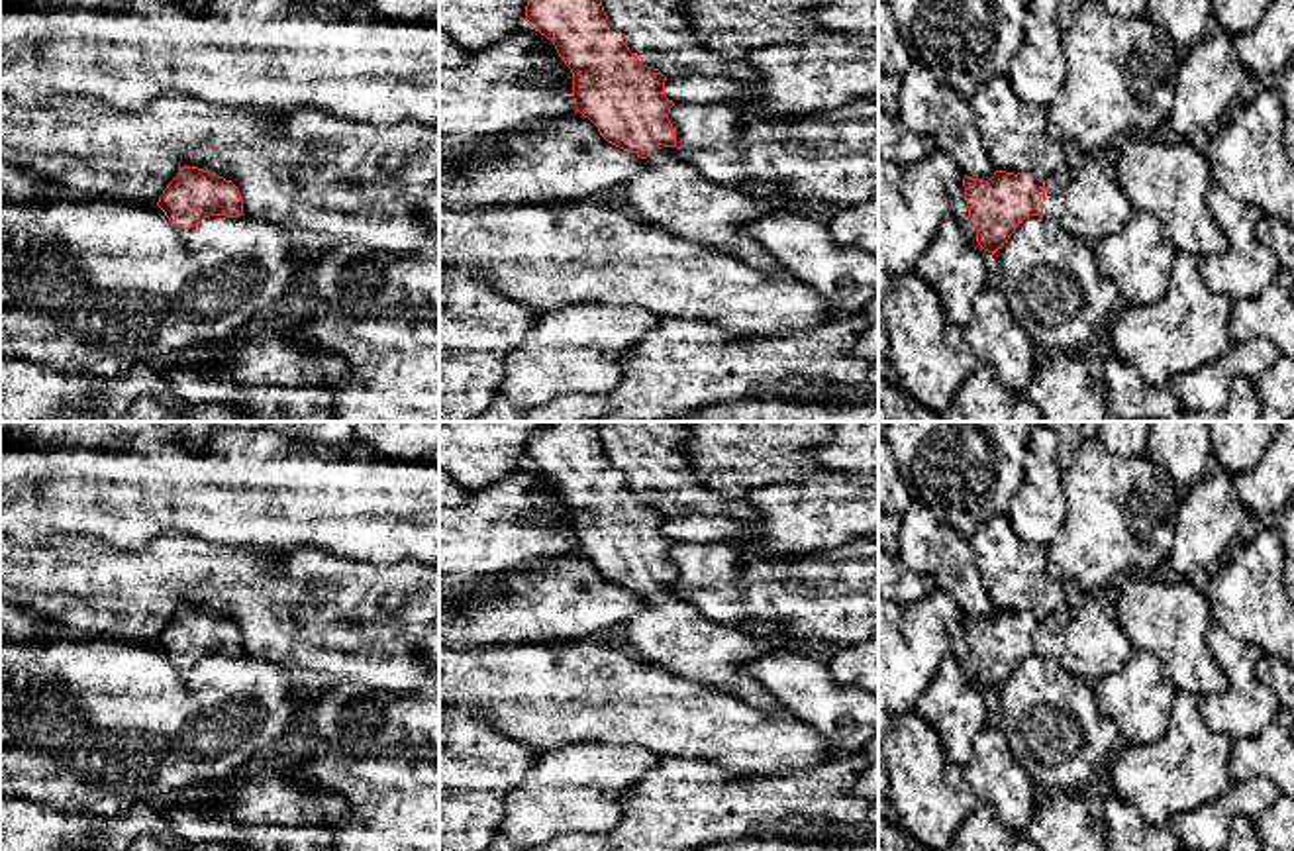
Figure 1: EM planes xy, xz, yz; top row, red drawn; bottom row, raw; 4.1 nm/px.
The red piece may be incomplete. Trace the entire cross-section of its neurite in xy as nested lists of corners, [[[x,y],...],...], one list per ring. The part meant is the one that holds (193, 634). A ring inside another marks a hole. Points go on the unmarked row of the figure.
[[[182,606],[159,635],[157,645],[176,669],[190,669],[210,655],[243,655],[237,626],[198,606]]]

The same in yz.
[[[1069,584],[1069,614],[1039,620],[1033,612],[996,610],[992,618],[963,618],[969,657],[976,682],[994,694],[1029,655],[1059,661],[1070,675],[1098,680],[1123,667],[1133,651],[1127,635],[1078,584]]]

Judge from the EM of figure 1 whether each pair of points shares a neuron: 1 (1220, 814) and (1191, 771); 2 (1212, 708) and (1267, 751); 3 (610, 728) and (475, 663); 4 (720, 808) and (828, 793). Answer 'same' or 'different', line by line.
1: different
2: different
3: same
4: same

